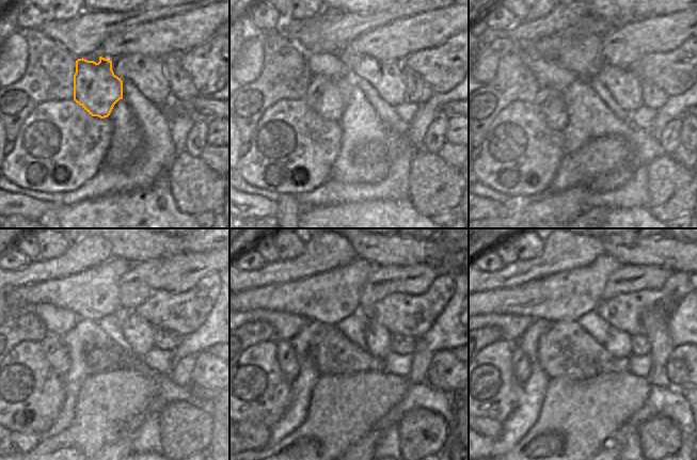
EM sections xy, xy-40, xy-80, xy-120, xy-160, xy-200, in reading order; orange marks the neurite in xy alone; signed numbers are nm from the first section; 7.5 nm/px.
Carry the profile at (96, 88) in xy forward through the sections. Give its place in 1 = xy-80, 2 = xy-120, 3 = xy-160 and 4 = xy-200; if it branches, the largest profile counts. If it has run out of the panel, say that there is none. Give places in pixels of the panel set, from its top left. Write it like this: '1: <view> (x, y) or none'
1: xy-80 (554, 109)
2: xy-120 (88, 335)
3: xy-160 (286, 357)
4: xy-200 (521, 364)

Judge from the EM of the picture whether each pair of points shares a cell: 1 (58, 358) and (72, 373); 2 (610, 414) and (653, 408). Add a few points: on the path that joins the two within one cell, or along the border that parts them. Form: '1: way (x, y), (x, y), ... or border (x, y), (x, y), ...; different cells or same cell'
1: border (84, 362), (78, 365), (70, 362), (61, 378); different cells
2: border (650, 387), (646, 401), (621, 425); different cells

